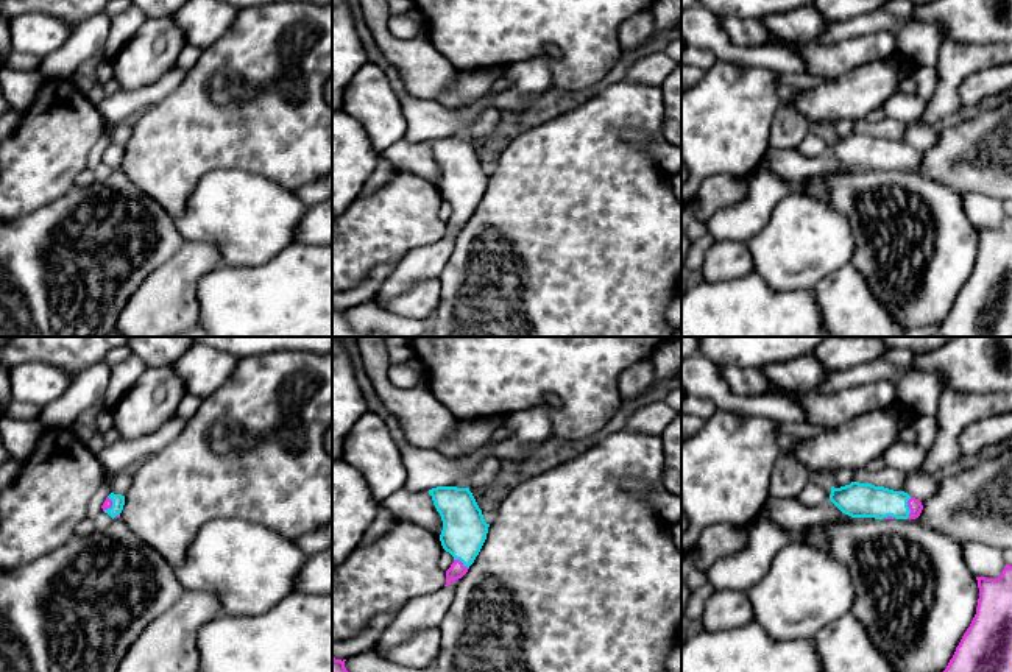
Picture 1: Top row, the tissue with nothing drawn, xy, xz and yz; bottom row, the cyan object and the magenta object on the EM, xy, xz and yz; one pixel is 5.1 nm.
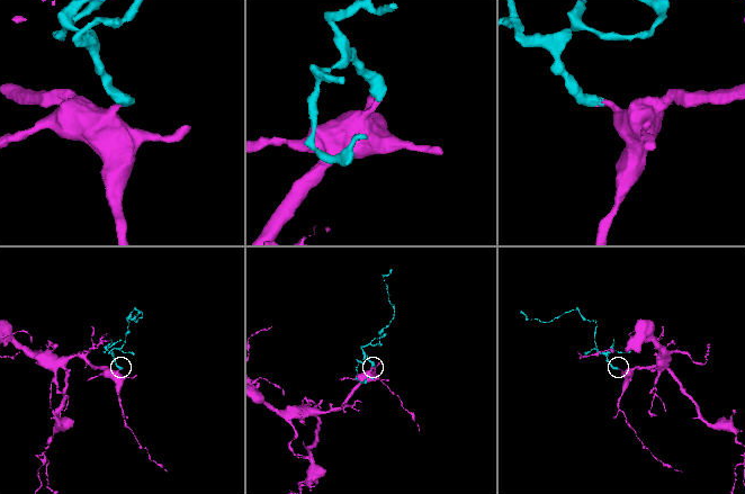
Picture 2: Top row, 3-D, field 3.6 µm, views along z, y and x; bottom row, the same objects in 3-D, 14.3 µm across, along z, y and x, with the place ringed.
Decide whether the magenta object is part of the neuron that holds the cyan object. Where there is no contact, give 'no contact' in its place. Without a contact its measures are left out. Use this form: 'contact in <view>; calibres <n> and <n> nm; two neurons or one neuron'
contact in yz; calibres 180 and 70 nm; one neuron

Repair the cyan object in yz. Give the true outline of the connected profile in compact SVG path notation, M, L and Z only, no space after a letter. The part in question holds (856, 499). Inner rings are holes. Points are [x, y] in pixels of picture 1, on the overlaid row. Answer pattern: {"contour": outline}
{"contour": "M859 482L831 486L830 500L851 518L915 519L923 510L922 502L904 491Z"}

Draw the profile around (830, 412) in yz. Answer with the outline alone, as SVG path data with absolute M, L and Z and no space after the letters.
M876 380L828 396L800 393L800 401L806 410L806 423L822 426L826 432L856 416L892 405L900 401L900 396L893 382Z

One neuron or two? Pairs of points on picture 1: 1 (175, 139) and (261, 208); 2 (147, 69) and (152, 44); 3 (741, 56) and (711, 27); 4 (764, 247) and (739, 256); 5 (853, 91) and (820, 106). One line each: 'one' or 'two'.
1: two
2: one
3: one
4: two
5: one

